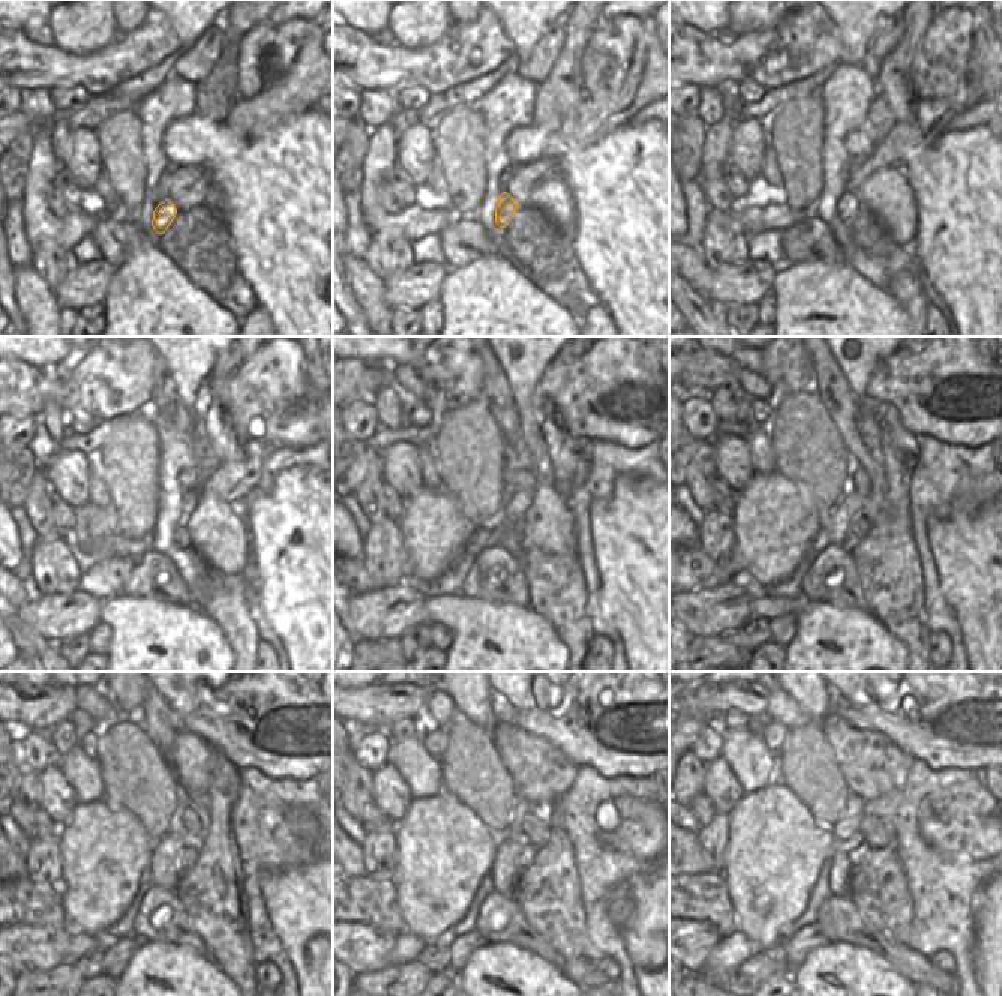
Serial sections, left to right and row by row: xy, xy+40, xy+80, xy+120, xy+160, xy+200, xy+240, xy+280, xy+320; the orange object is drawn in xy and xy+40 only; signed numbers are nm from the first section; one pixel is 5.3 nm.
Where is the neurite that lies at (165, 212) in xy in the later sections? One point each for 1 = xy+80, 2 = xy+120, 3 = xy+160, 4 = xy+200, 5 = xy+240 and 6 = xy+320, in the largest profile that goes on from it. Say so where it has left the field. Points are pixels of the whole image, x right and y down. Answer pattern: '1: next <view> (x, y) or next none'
1: next xy+80 (848, 204)
2: next xy+120 (179, 539)
3: next xy+160 (513, 534)
4: next xy+200 (858, 527)
5: next xy+240 (188, 858)
6: next xy+320 (858, 857)

